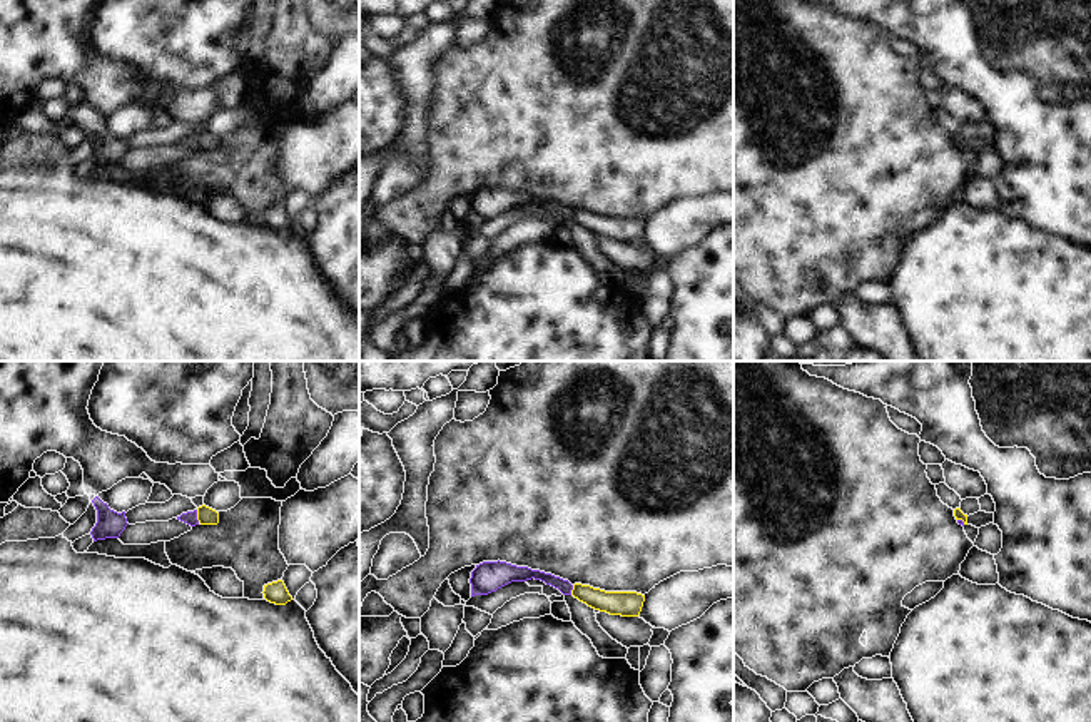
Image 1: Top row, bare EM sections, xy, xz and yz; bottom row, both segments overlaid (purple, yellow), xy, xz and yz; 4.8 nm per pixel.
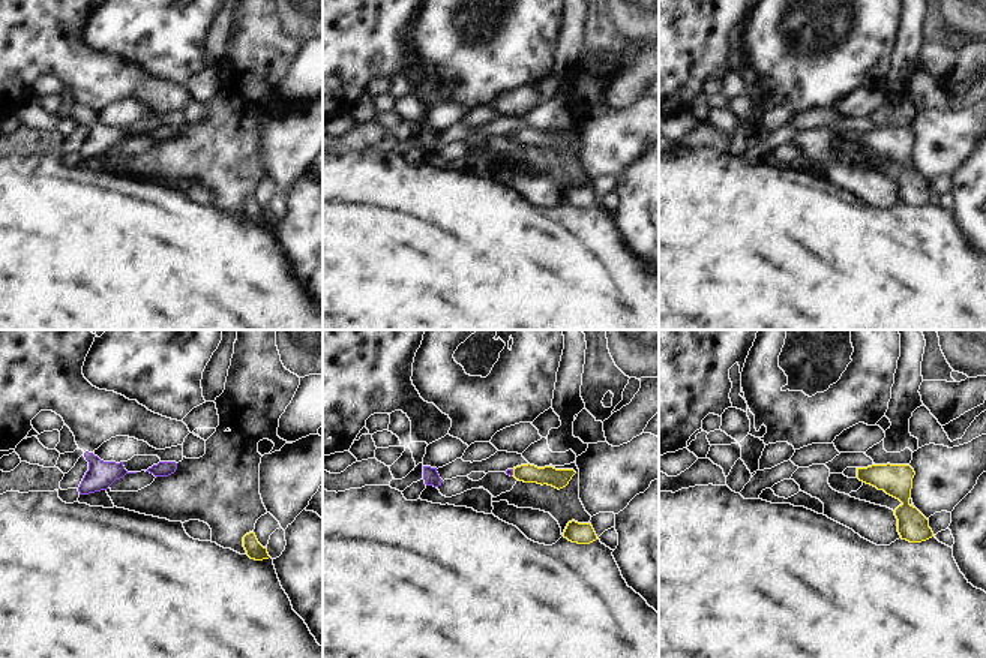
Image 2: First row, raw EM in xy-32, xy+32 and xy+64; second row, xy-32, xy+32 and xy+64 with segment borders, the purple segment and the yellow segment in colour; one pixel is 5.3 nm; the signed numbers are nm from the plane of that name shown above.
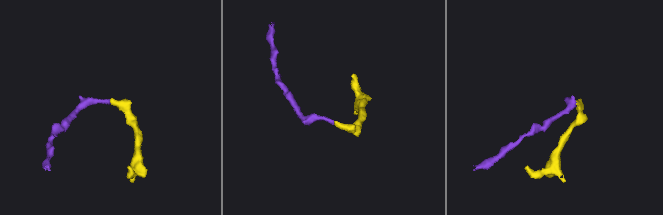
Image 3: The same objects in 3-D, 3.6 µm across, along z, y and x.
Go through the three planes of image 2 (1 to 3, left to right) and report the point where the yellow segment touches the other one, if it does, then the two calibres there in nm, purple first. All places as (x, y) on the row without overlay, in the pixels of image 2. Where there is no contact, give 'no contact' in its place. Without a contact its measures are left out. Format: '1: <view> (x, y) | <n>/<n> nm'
1: no contact
2: xy+32 (512, 137) | 30/100 nm
3: no contact

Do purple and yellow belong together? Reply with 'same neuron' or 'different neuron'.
same neuron

